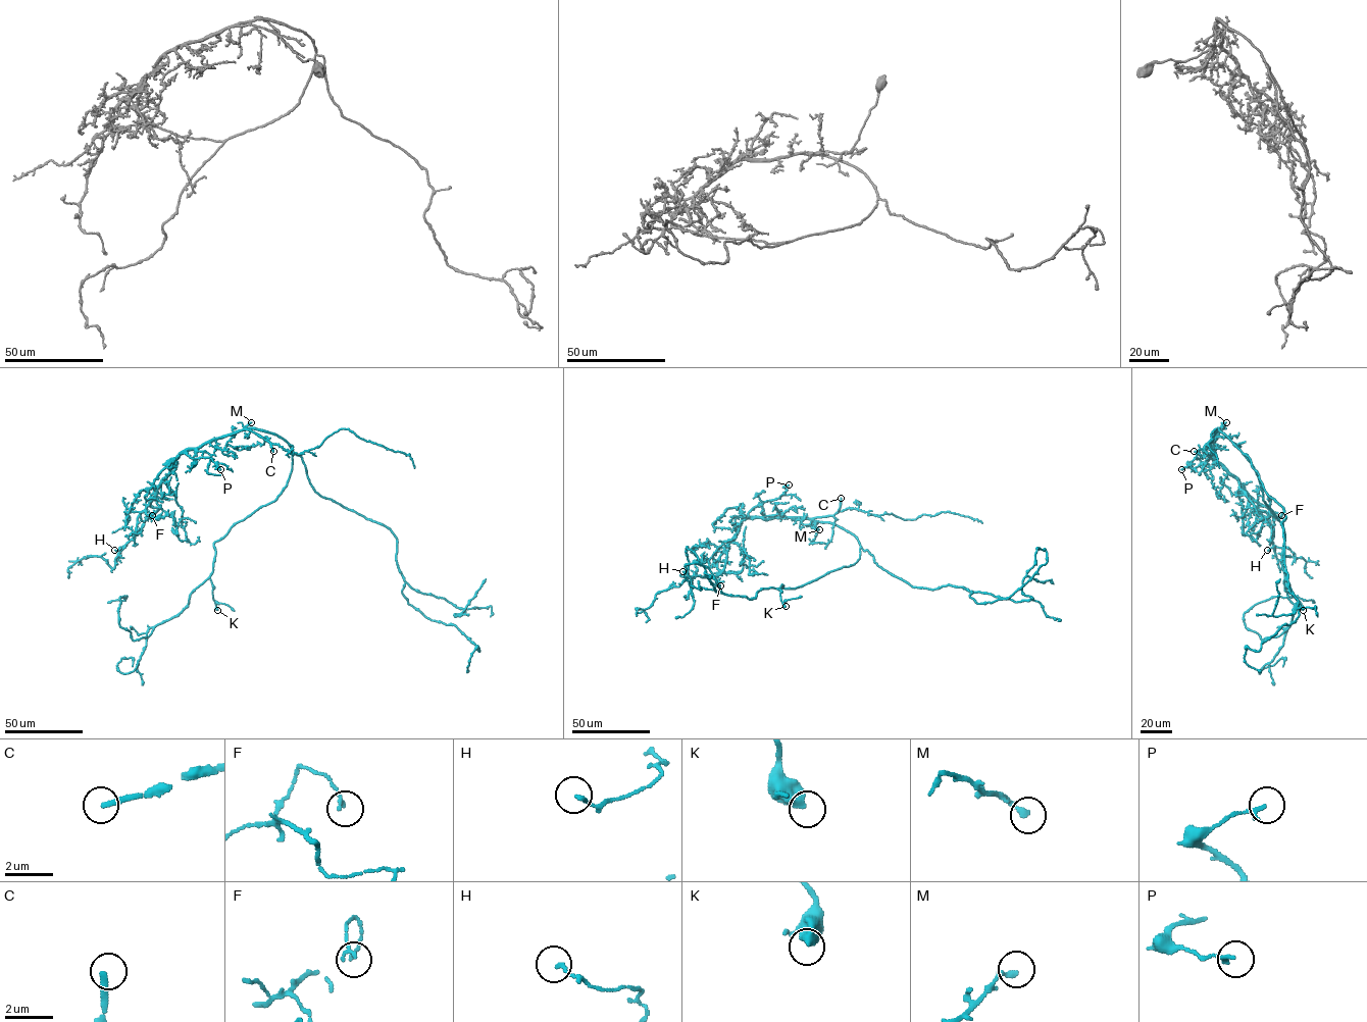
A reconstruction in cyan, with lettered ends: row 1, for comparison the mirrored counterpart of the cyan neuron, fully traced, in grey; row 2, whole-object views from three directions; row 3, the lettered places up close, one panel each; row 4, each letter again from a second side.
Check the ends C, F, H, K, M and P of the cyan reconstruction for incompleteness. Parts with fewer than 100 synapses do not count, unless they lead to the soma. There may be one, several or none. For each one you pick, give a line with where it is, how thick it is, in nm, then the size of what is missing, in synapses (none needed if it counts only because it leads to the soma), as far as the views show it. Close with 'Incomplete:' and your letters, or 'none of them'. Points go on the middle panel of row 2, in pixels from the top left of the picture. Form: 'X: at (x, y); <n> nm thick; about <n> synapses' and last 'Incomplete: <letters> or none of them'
C: at (841, 498); 260 nm thick
Incomplete: C

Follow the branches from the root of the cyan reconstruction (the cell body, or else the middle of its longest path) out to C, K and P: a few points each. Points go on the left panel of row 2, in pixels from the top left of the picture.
C: (291, 471), (293, 450), (286, 441), (264, 430), (245, 428), (268, 441), (273, 451)
K: (291, 471), (287, 484), (273, 501), (237, 522), (214, 543), (214, 561), (209, 577), (217, 610)
P: (291, 471), (290, 445), (276, 436), (260, 429), (235, 431), (181, 453), (193, 458), (209, 457), (220, 469)

